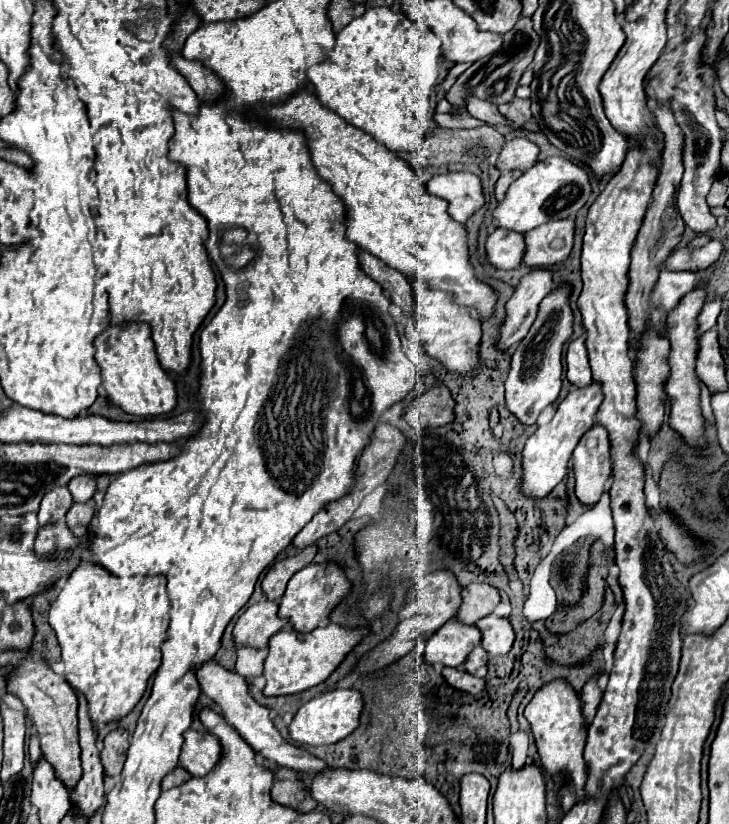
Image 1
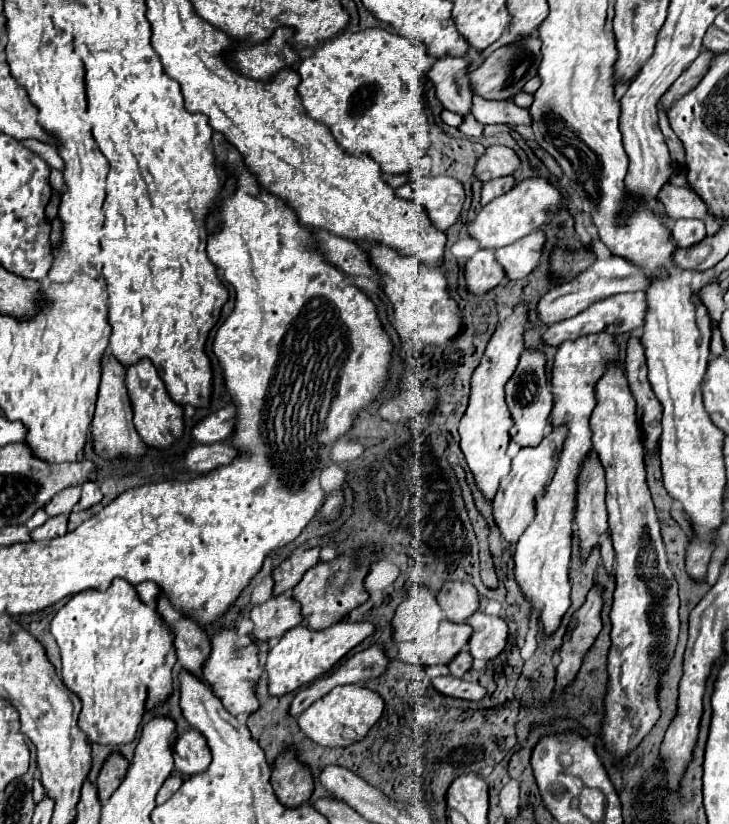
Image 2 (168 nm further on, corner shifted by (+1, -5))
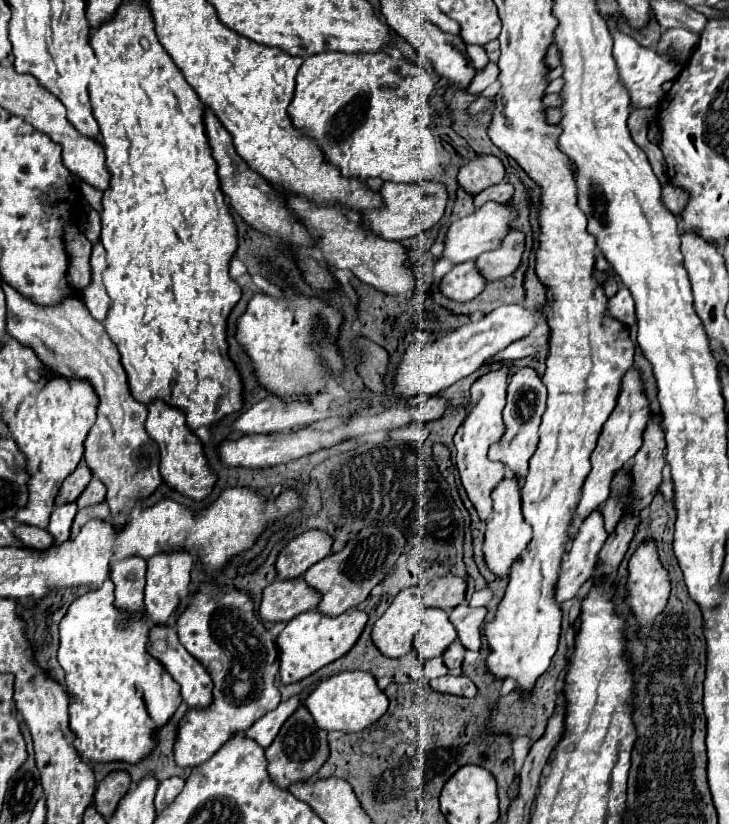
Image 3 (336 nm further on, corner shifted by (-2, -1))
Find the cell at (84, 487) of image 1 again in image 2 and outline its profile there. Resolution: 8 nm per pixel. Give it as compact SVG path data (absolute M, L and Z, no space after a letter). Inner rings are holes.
M87 481L87 483L81 487L81 499L79 499L79 503L77 503L77 509L89 509L91 505L99 503L101 499L103 499L103 495L101 495L99 485L93 483L93 481Z

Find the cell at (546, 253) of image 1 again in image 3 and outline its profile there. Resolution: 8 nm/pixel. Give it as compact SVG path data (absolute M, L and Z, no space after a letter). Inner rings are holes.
M510 229L510 233L502 239L502 245L498 249L482 253L474 263L488 281L496 281L516 271L522 253L524 253L524 235L516 229Z

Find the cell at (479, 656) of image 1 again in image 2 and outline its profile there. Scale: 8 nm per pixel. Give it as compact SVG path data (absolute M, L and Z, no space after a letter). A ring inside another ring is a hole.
M465 647L451 663L449 663L449 669L451 669L451 675L455 677L463 677L469 669L471 669L471 663L473 663L473 657L469 653L469 649Z

